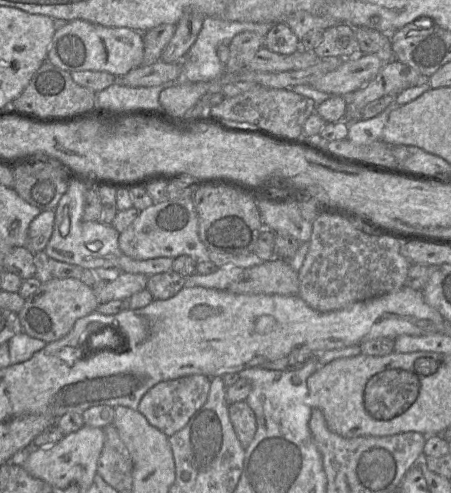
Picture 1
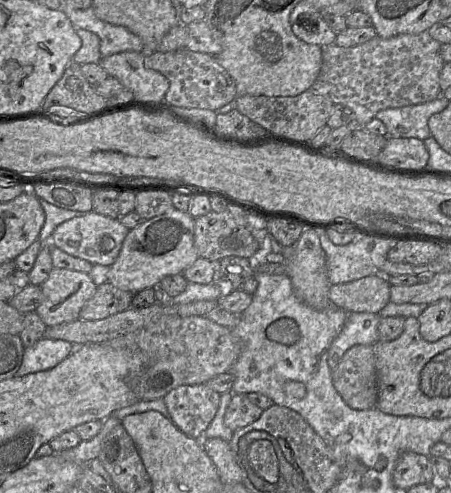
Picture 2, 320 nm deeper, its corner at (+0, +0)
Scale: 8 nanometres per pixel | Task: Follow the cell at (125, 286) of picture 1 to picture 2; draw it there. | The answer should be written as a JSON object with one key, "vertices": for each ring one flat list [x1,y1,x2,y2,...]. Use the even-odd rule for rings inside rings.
{"vertices":[[108,281,97,286,94,296,79,313,81,320,101,320,131,307,134,293,115,287]]}

